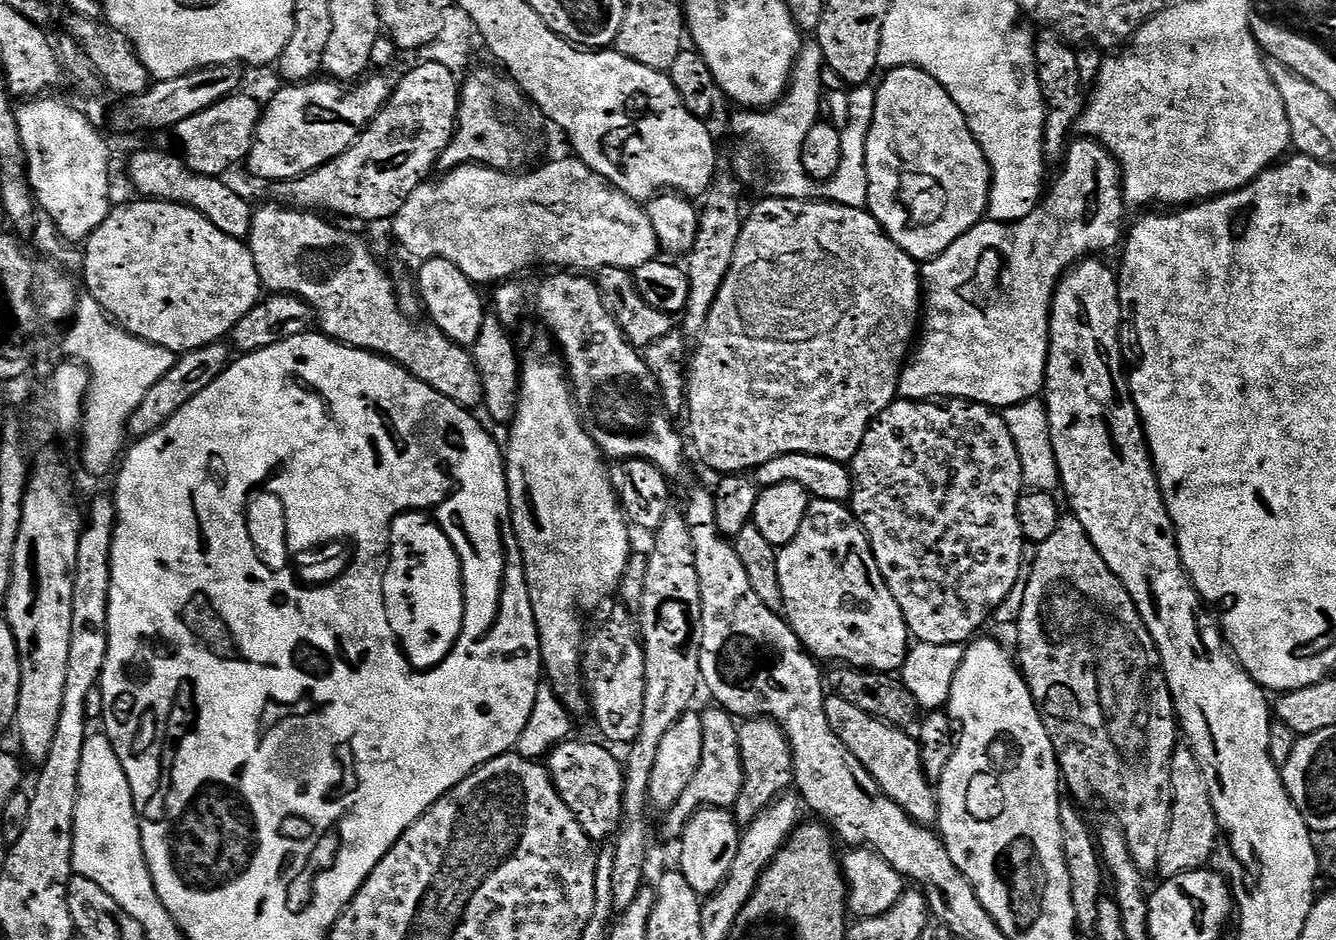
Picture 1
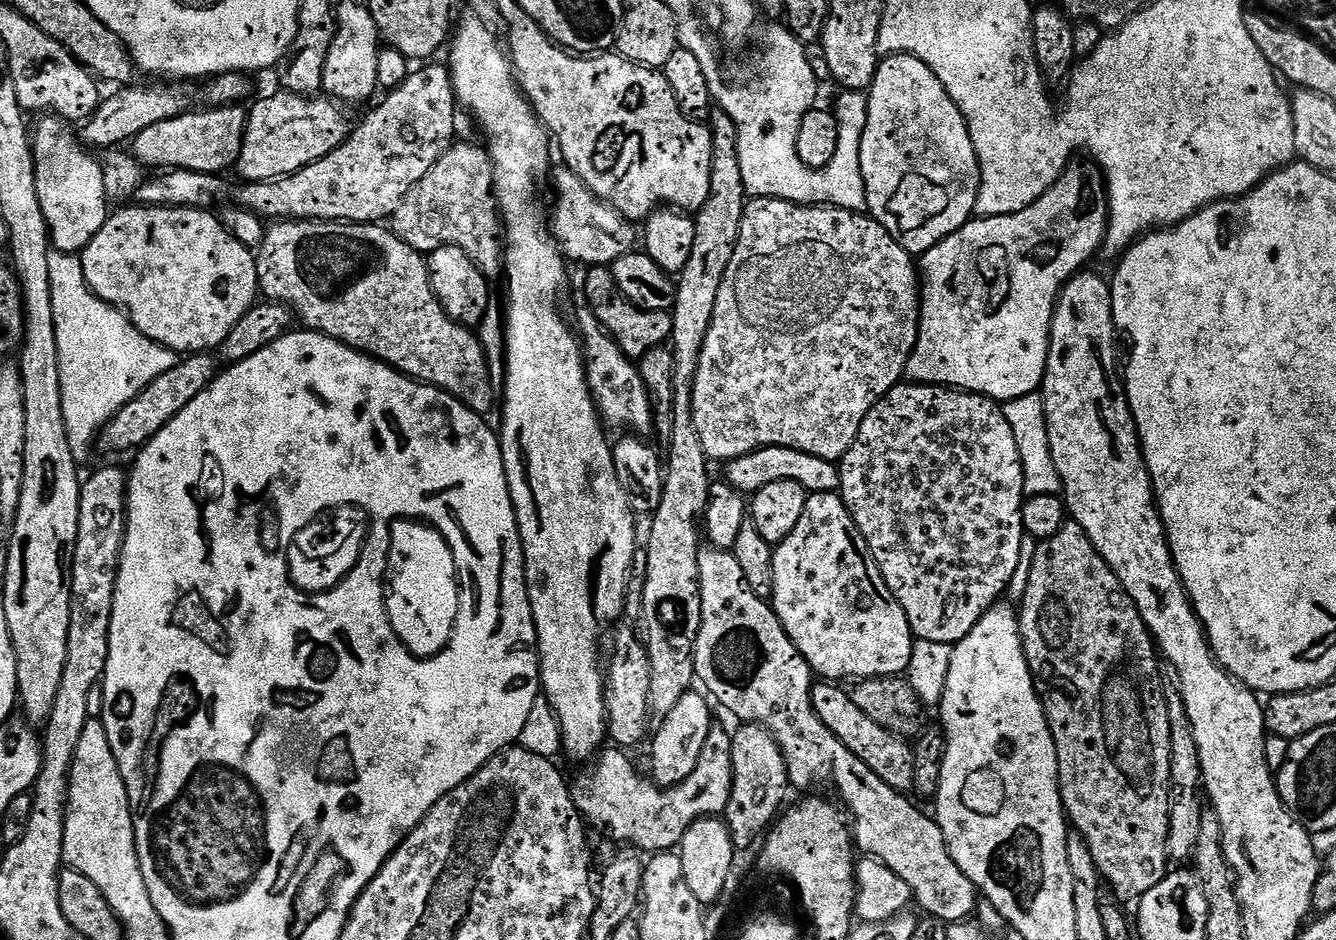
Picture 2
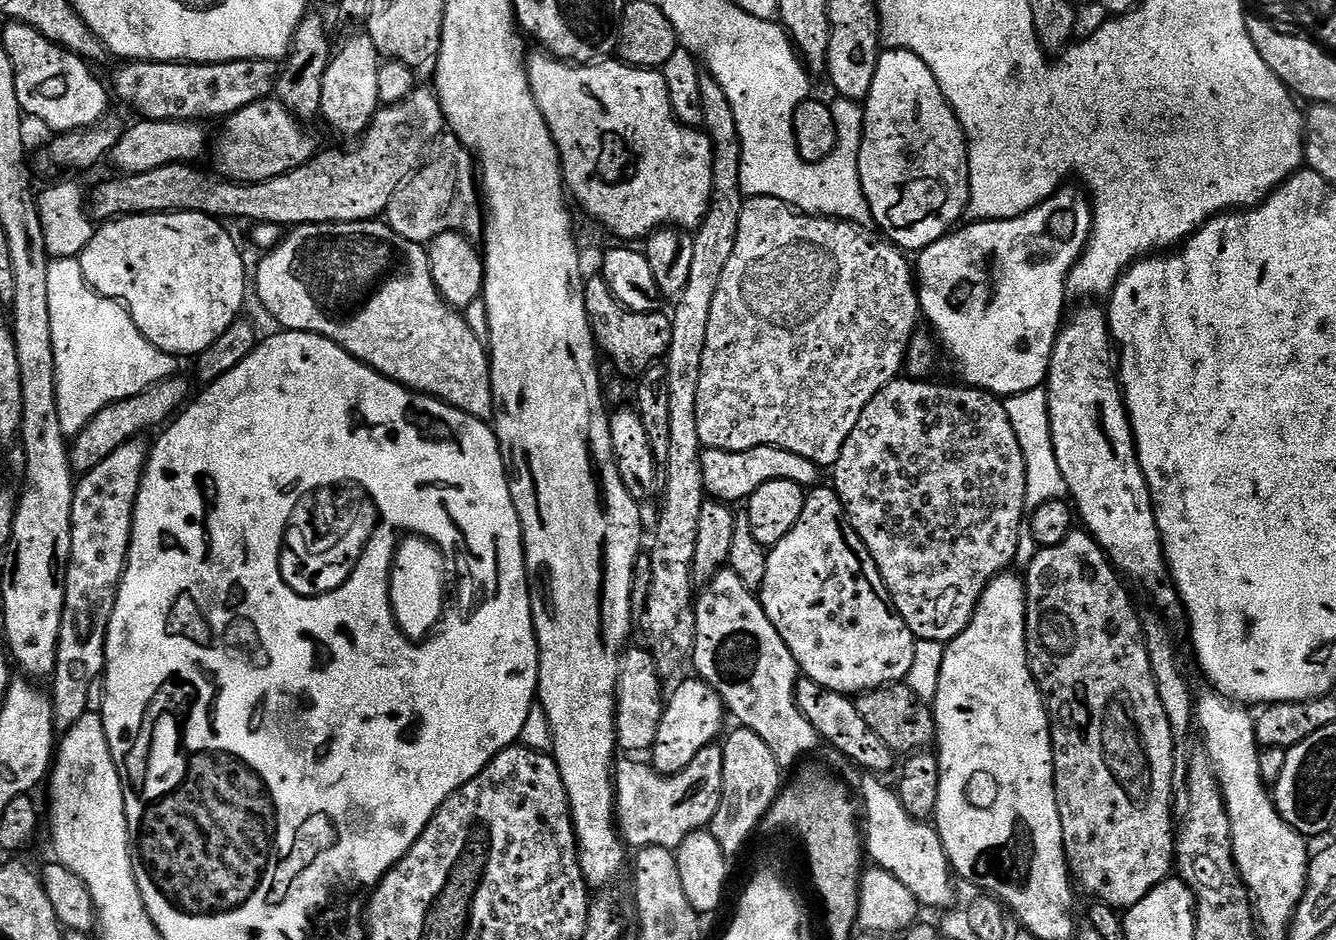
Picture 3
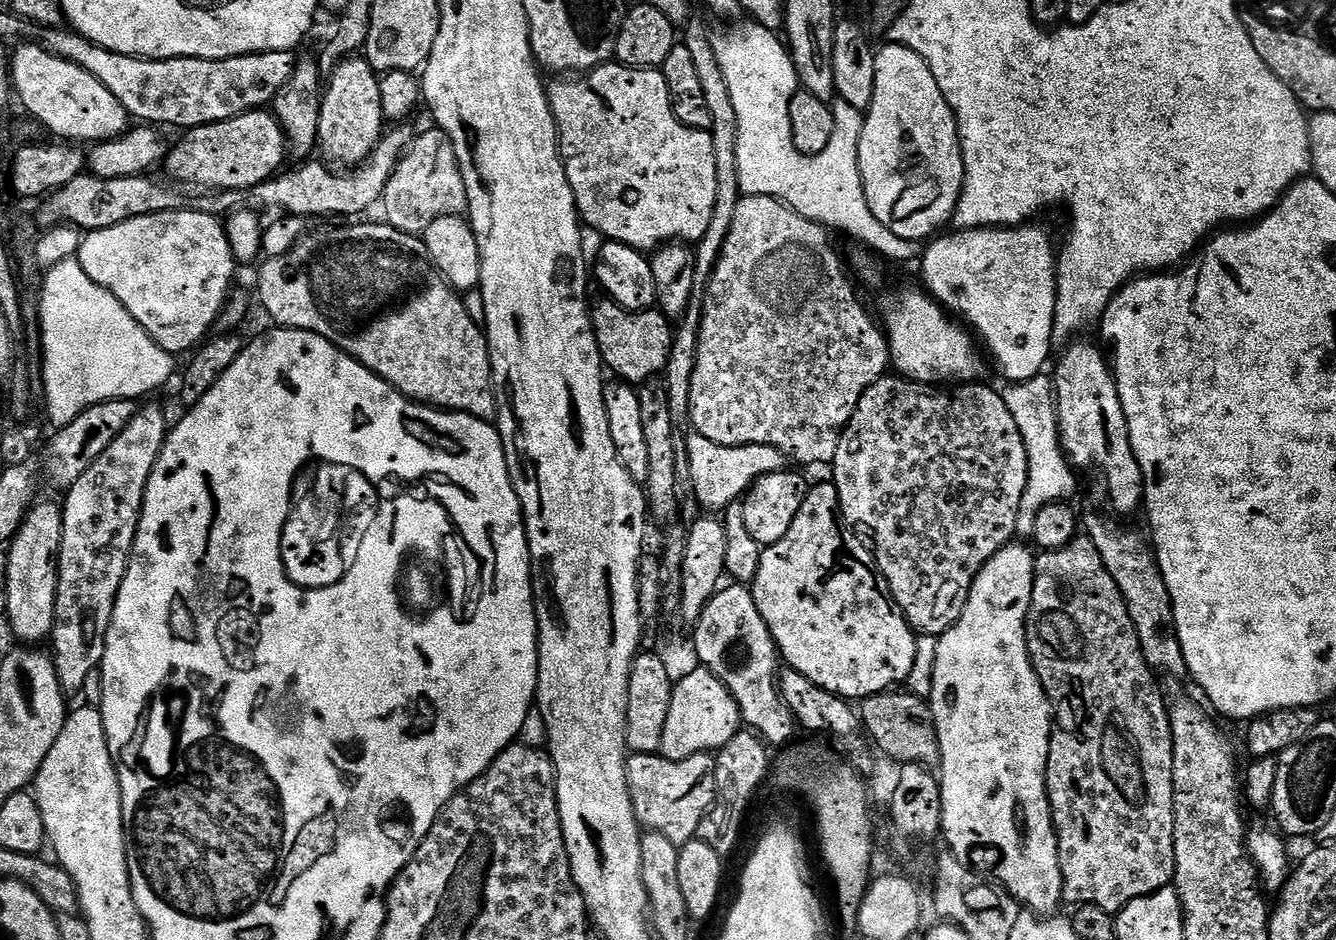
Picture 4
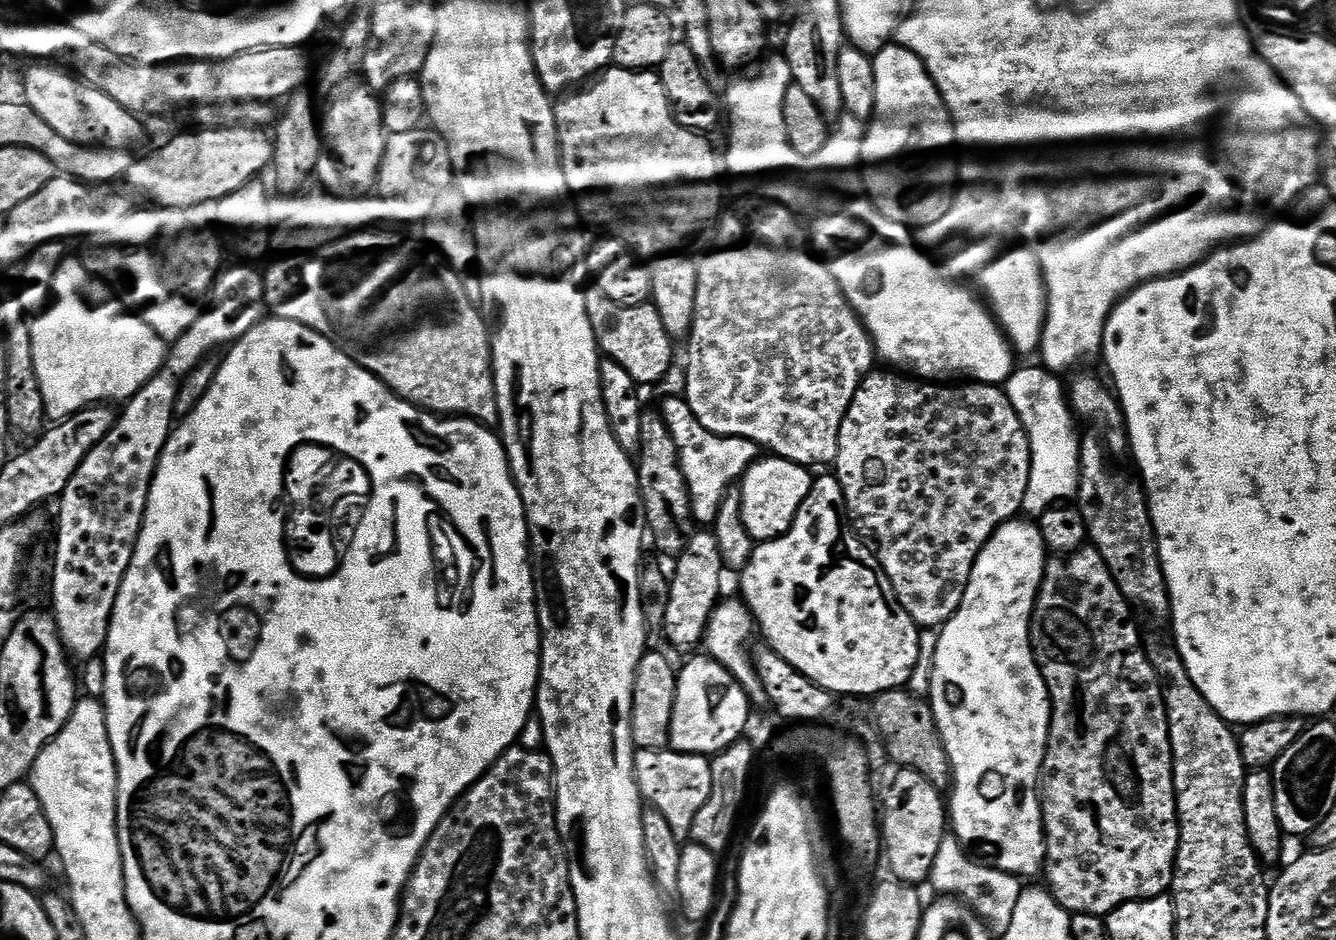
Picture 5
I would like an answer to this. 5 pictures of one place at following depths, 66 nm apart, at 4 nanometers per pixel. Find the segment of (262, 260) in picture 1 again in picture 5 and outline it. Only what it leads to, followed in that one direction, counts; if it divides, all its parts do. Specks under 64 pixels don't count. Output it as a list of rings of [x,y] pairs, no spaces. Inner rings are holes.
[[[361,230],[334,238],[328,244],[315,249],[311,254],[292,254],[280,258],[277,264],[272,264],[264,277],[264,302],[267,311],[275,319],[298,322],[318,334],[322,334],[338,350],[342,350],[358,366],[362,366],[370,374],[379,378],[388,389],[415,408],[425,412],[439,414],[444,418],[467,418],[485,426],[492,426],[500,419],[498,402],[496,401],[496,383],[492,377],[492,337],[490,324],[484,321],[483,311],[470,306],[466,299],[463,279],[435,251],[429,250],[423,243],[415,244],[412,240],[403,240],[400,236],[391,236],[388,232],[372,232]]]

